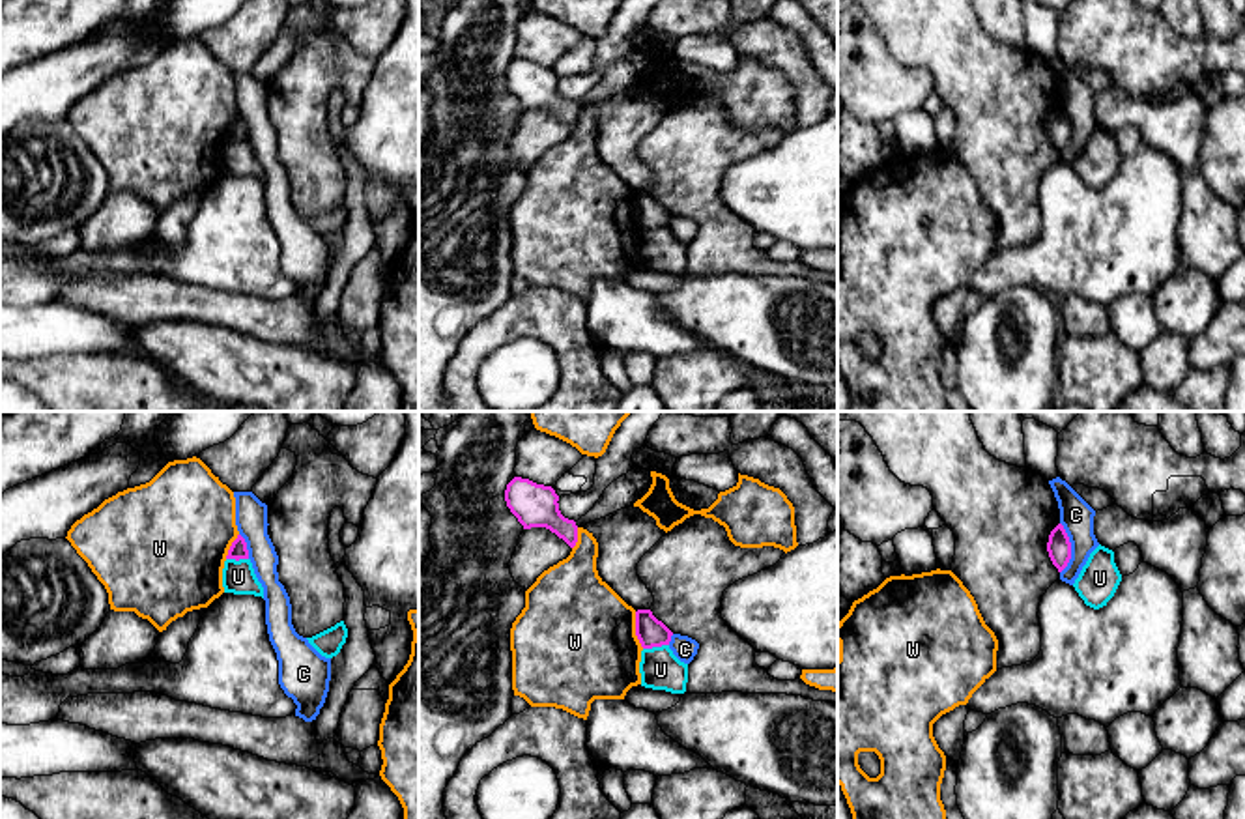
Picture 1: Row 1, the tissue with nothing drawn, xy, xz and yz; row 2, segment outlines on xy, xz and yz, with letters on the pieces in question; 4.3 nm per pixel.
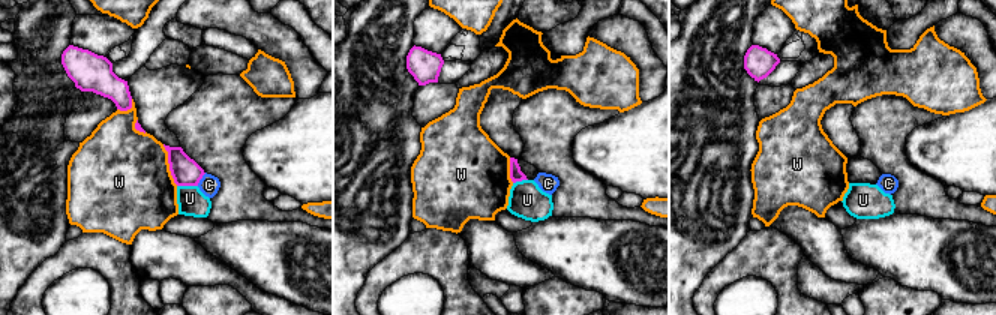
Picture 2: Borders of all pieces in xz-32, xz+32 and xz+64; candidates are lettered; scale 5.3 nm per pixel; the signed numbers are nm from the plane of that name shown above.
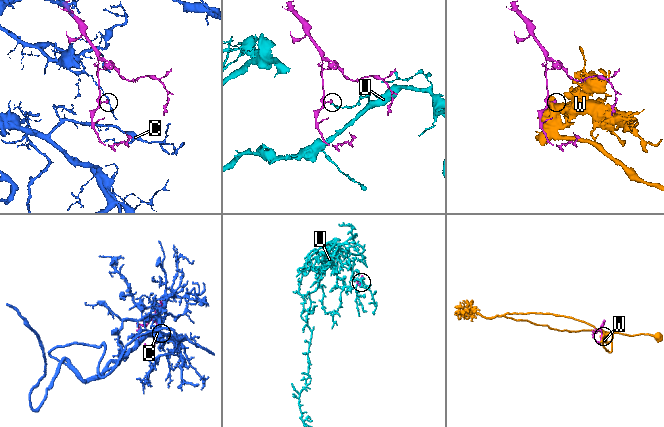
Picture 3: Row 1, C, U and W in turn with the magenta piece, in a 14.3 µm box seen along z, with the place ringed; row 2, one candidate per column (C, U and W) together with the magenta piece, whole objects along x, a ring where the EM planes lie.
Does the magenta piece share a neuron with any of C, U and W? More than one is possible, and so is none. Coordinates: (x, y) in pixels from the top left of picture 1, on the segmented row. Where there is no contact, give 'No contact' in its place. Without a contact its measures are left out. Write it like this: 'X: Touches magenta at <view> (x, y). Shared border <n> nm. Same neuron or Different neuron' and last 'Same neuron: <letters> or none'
C: Touches magenta at yz (1070, 548). Shared border 220 nm. Different neuron
U: Touches magenta at xz (655, 646). Shared border 110 nm. Different neuron
W: Touches magenta at xz (636, 631). Shared border 170 nm. Different neuron
Same neuron: none

